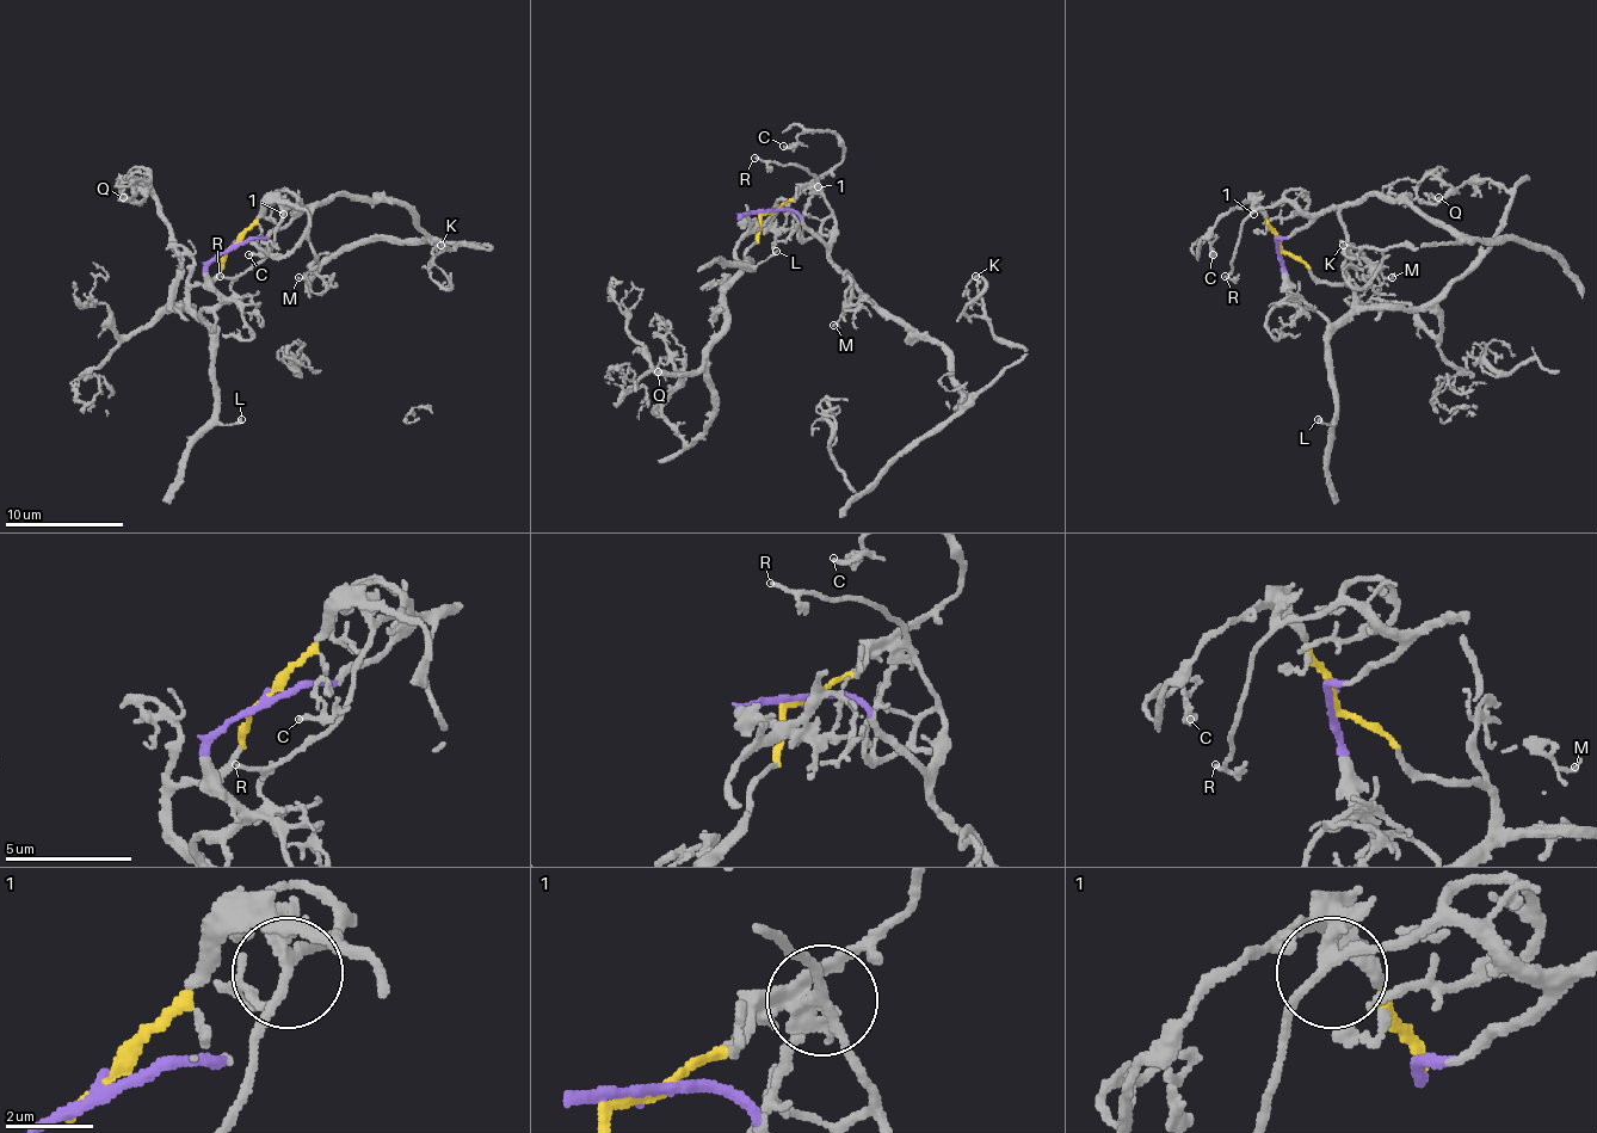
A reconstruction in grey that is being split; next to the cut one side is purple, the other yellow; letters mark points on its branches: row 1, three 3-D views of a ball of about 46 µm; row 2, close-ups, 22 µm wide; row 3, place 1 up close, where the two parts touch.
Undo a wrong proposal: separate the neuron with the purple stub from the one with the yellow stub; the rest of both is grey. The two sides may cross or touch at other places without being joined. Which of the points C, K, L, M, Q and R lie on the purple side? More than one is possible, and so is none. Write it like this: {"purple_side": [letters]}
{"purple_side": ["K", "M", "R"]}

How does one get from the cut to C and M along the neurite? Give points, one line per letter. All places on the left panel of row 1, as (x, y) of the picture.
C: (233, 246), (269, 202), (293, 202), (307, 214), (307, 232), (283, 256), (266, 246), (263, 241), (248, 256)
M: (233, 246), (269, 238), (307, 208), (307, 238), (316, 258), (298, 276)

